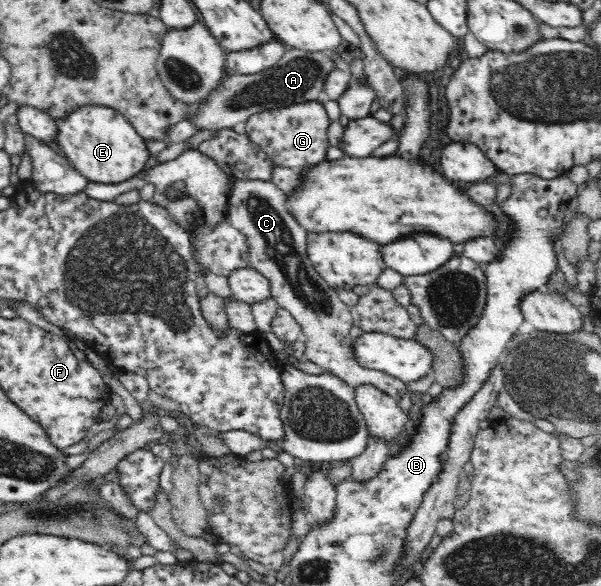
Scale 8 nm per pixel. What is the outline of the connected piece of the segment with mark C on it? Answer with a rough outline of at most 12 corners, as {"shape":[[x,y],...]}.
{"shape":[[231,179],[225,215],[250,268],[301,325],[304,357],[410,411],[407,385],[358,362],[351,307],[309,263],[272,179]]}

